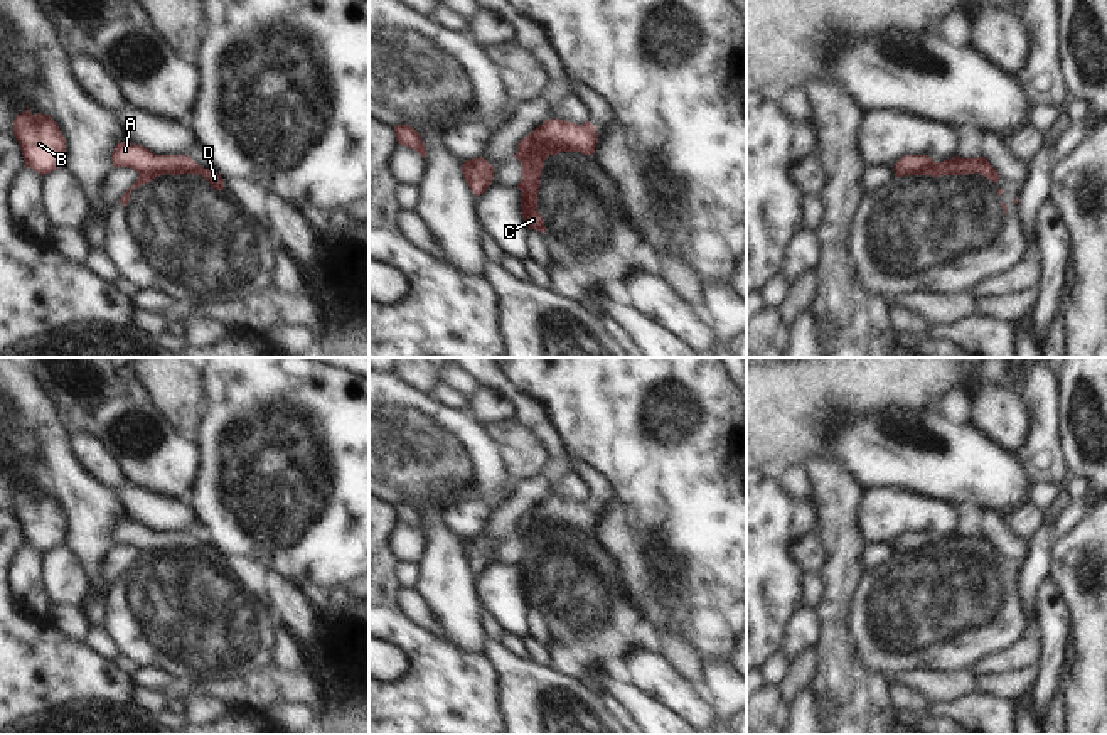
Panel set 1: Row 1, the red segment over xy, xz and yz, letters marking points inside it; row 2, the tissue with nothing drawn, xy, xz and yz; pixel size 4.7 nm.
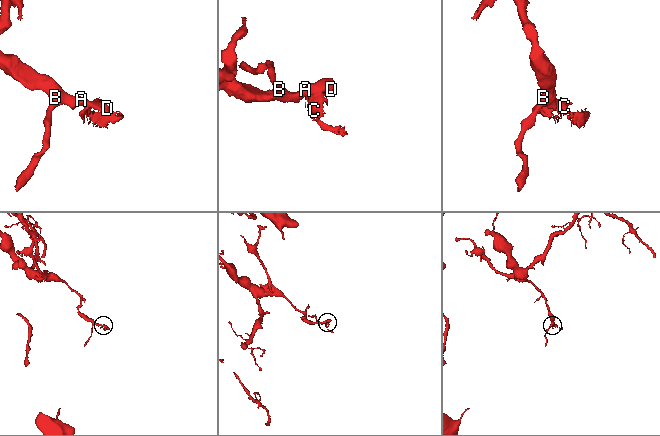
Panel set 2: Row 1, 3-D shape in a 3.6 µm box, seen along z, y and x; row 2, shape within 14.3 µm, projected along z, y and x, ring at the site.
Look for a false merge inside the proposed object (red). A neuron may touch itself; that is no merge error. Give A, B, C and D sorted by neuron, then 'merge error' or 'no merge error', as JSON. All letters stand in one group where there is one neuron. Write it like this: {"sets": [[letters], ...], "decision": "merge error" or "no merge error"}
{"sets": [["A", "B", "D"], ["C"]], "decision": "merge error"}

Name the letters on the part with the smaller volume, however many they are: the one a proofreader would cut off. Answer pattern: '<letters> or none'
C

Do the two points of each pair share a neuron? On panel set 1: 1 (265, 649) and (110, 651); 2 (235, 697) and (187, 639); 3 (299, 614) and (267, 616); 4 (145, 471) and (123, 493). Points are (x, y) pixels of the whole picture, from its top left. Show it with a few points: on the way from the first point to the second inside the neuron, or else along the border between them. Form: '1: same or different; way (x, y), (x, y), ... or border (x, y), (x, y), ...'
1: different; border (101, 627), (120, 654)
2: different; border (255, 670), (243, 676), (213, 678)
3: different; border (268, 604), (278, 624)
4: different; border (127, 481), (169, 498)

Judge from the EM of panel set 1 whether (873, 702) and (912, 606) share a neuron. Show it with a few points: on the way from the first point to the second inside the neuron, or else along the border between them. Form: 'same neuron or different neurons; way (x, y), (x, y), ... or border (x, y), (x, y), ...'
different neurons; border (856, 646), (858, 658), (866, 666), (888, 675)

